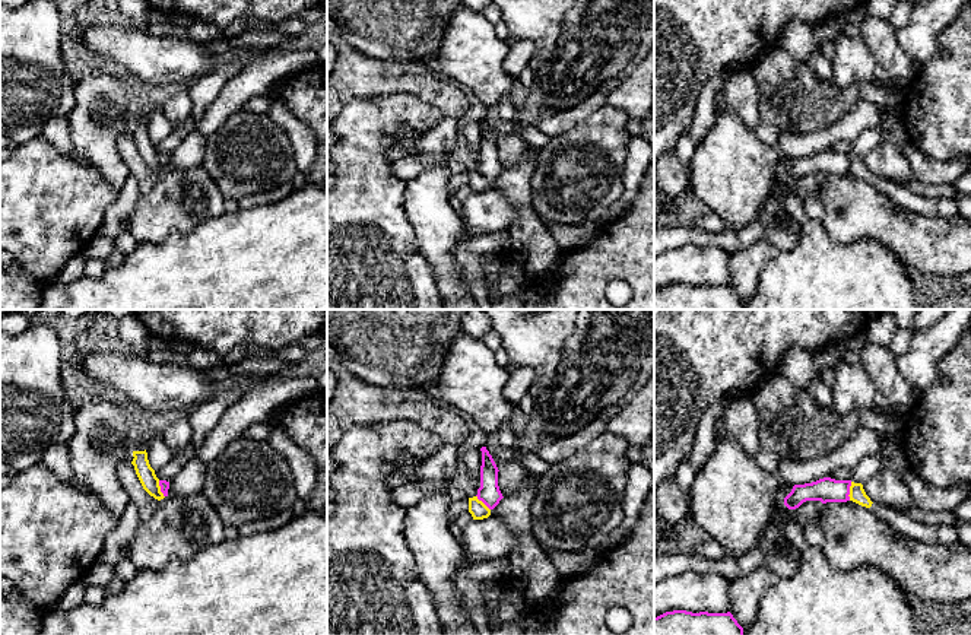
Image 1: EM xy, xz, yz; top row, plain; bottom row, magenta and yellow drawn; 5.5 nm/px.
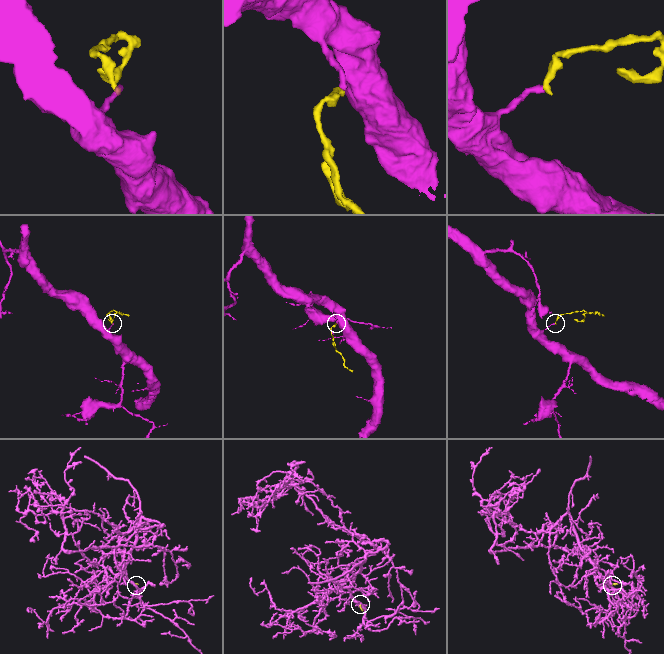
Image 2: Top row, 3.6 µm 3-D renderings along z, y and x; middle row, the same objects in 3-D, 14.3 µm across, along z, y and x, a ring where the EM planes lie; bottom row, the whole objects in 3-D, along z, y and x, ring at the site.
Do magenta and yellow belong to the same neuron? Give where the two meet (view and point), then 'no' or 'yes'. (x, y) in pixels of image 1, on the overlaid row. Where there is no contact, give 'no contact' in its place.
meets magenta in yz at (849, 491); no

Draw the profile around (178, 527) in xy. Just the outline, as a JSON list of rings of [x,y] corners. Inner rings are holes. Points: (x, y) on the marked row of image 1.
[[[127,460],[117,466],[117,476],[140,509],[128,556],[139,571],[162,569],[174,559],[188,561],[225,540],[225,524],[202,493],[158,501],[143,489],[134,466]]]

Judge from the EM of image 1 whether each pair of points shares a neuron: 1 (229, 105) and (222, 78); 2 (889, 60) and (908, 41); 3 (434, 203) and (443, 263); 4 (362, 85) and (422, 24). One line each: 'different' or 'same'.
1: different
2: different
3: same
4: different

